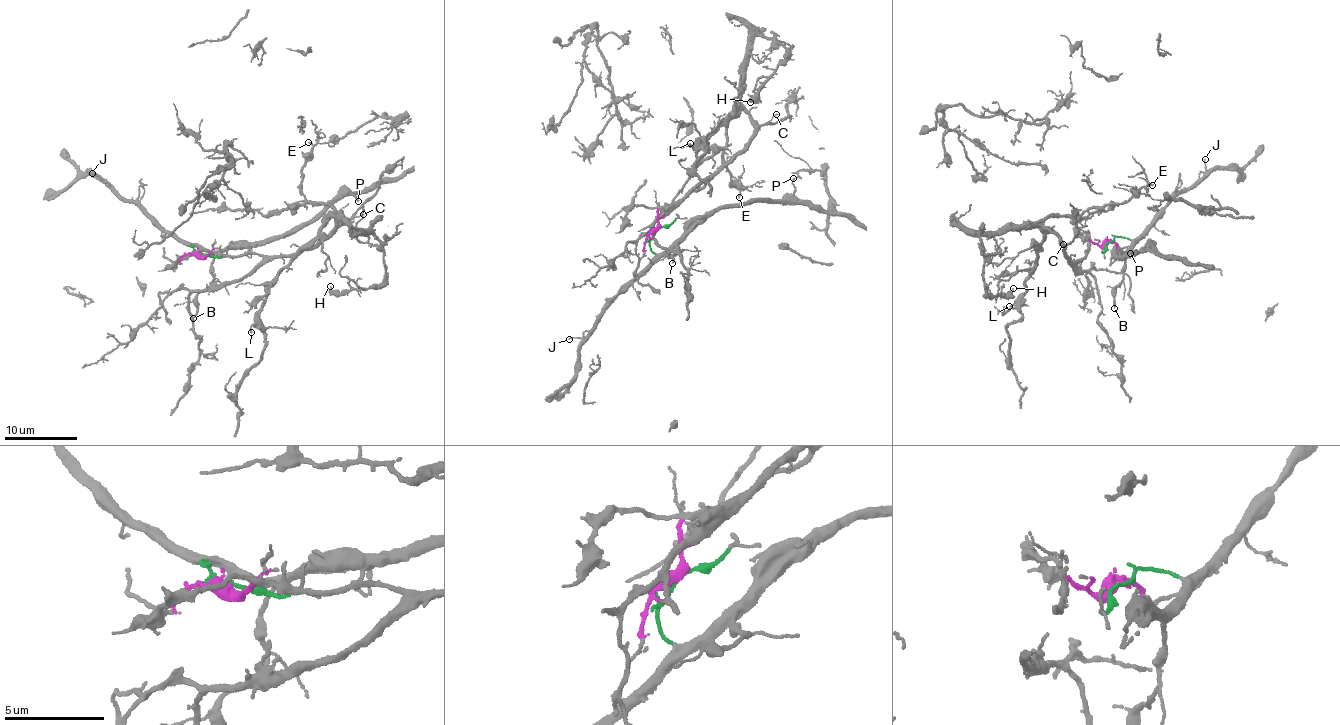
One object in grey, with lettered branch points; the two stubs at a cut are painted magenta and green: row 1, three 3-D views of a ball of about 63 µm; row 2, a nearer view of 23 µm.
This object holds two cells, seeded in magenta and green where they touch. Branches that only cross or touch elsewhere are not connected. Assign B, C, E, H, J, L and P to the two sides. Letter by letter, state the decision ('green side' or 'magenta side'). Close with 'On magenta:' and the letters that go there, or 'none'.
B: green side
C: magenta side
E: magenta side
H: magenta side
J: green side
L: magenta side
P: green side
On magenta: C, E, H, L

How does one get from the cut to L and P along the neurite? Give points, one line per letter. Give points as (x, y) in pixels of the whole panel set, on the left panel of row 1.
L: (196, 254), (284, 257), (309, 248), (335, 228), (336, 215), (268, 285), (251, 332)
P: (198, 252), (190, 245), (221, 251), (289, 236), (347, 196), (358, 201)

